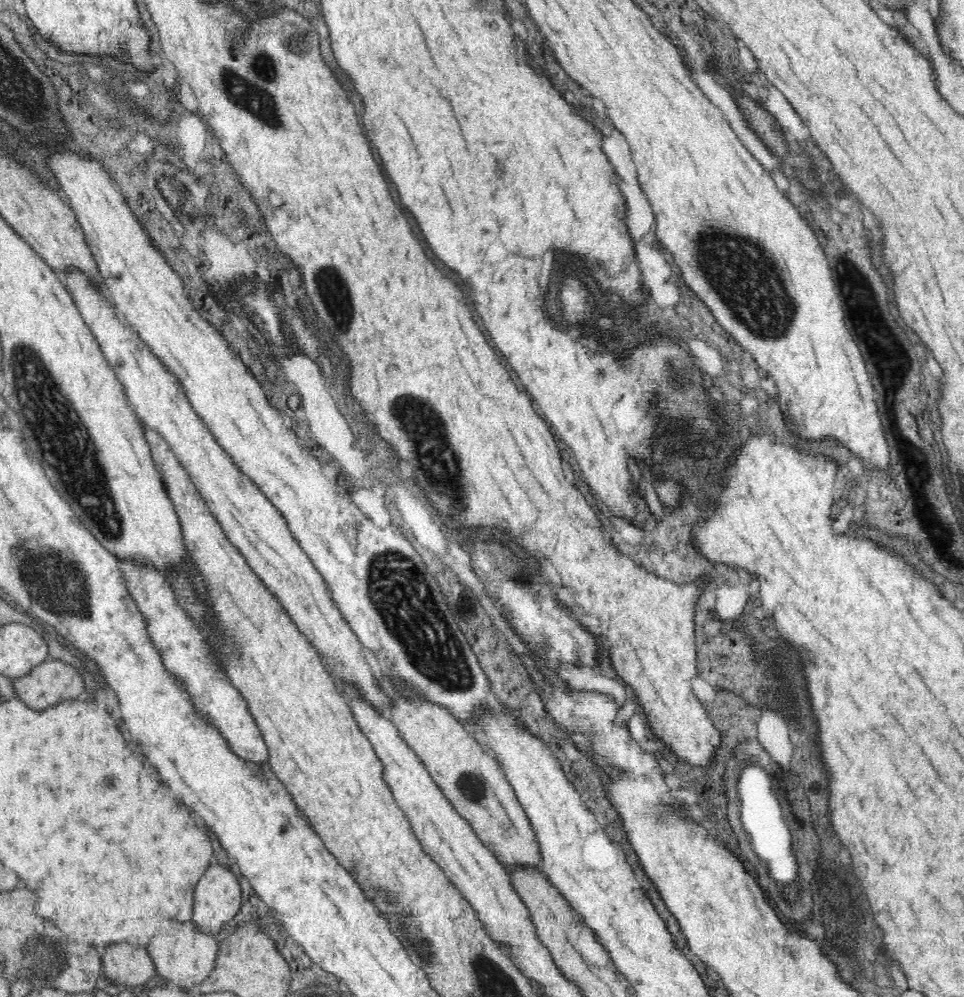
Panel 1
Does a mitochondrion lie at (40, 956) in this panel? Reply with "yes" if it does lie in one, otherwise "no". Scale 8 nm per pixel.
yes

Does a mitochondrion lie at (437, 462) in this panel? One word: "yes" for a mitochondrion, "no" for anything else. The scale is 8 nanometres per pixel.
yes

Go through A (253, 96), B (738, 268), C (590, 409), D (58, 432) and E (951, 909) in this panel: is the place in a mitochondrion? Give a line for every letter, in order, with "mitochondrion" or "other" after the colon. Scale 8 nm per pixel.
A: mitochondrion
B: mitochondrion
C: other
D: mitochondrion
E: other

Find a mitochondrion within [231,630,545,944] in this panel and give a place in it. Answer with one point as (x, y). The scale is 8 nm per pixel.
(472, 787)

